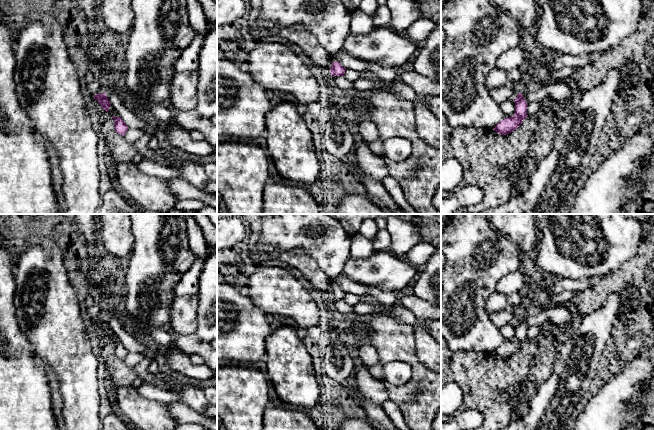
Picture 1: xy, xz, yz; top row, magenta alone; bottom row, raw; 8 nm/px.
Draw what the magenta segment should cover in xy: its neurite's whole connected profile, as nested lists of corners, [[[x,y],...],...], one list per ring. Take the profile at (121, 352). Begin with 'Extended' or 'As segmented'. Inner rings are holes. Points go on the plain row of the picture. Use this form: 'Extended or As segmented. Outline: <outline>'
As segmented. Outline: [[[112,340],[112,342],[114,343],[114,348],[115,348],[115,355],[124,360],[125,357],[128,355],[129,351],[126,349],[126,347],[122,344],[121,341],[114,341]]]

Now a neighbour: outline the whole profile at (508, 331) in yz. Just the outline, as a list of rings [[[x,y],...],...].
[[[506,324],[500,328],[500,332],[503,335],[506,342],[511,341],[515,337],[515,327],[514,324]]]

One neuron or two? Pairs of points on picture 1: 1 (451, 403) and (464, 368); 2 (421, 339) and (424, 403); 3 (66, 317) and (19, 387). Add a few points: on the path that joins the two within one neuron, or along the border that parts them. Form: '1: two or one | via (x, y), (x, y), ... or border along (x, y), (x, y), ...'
1: two | border along (451, 382), (462, 392), (458, 409)
2: two | border along (416, 340), (416, 356), (430, 369)
3: two | border along (27, 339), (32, 346), (34, 357), (45, 369)

